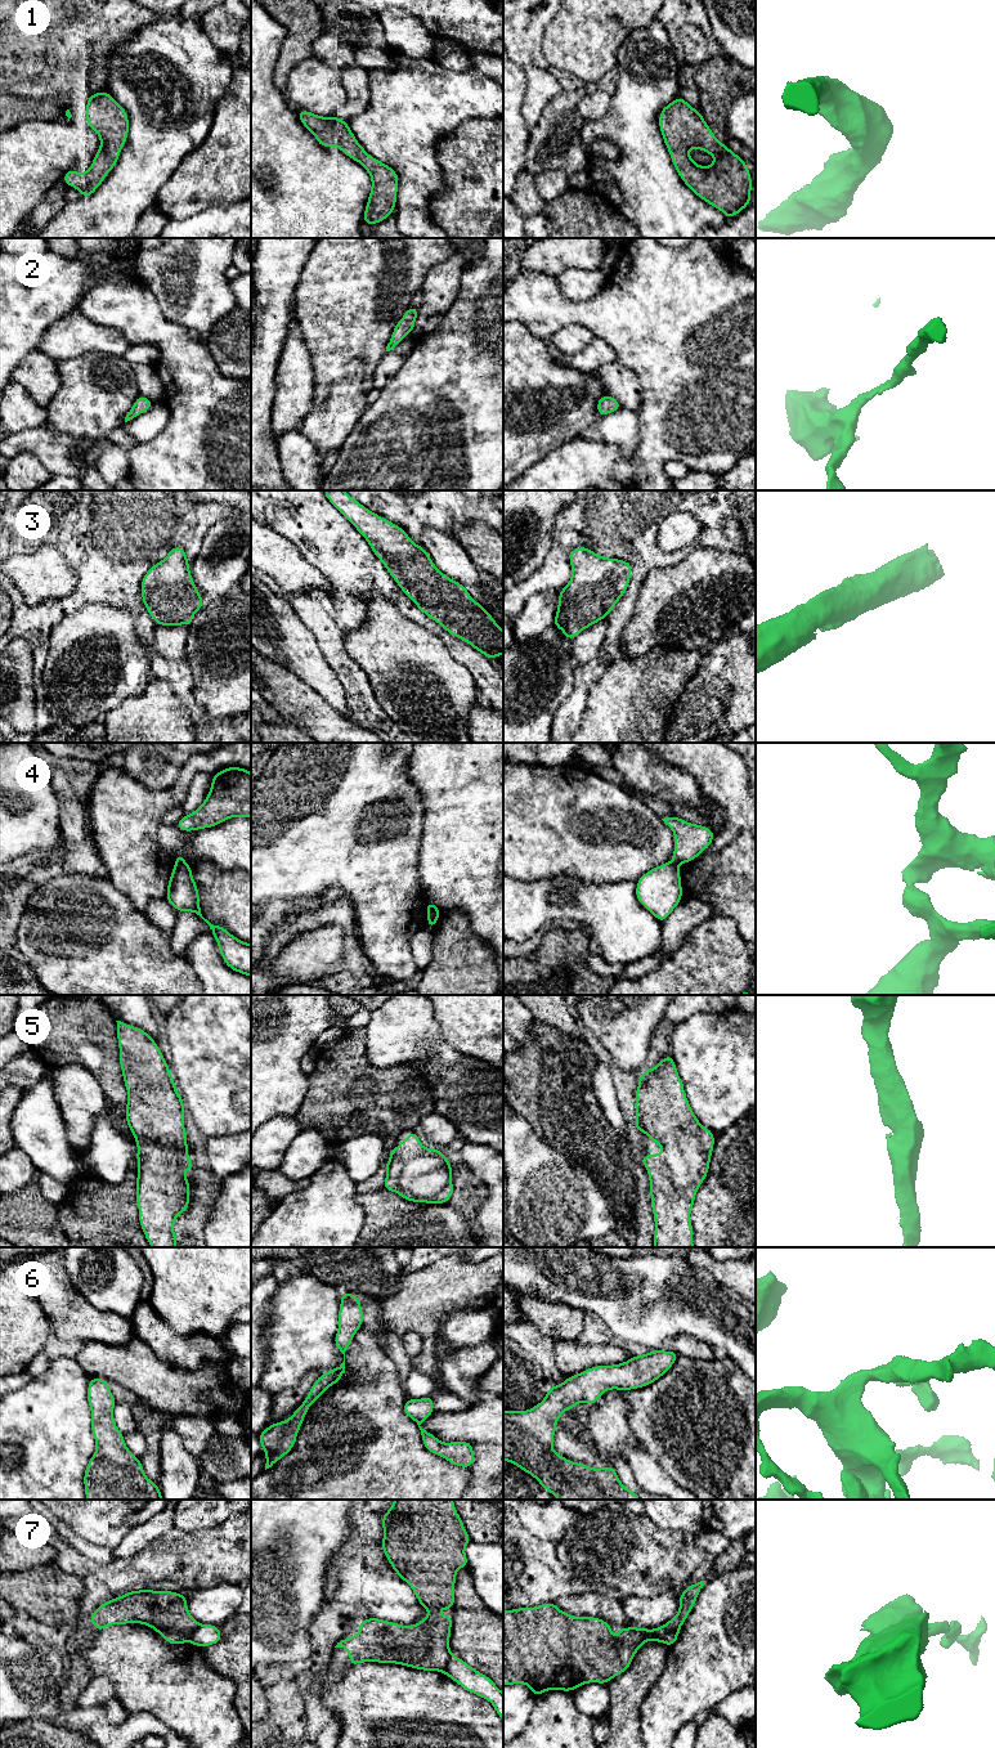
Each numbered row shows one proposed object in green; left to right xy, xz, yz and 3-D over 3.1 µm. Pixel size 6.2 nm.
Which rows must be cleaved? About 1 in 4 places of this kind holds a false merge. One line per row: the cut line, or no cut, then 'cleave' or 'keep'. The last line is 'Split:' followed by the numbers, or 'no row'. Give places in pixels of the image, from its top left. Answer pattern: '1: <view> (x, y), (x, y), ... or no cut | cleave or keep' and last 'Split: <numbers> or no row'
1: no cut | keep
2: no cut | keep
3: no cut | keep
4: xz (427, 913), (439, 914) | cleave
5: no cut | keep
6: no cut | keep
7: yz (678, 1628), (669, 1630), (663, 1641) | cleave
Split: 4, 7

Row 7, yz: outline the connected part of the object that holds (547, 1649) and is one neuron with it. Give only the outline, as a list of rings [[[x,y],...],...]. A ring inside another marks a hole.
[[[705,1581],[687,1585],[683,1594],[678,1596],[680,1609],[677,1614],[659,1628],[647,1630],[638,1627],[619,1627],[619,1639],[615,1639],[610,1623],[596,1617],[573,1617],[560,1610],[553,1603],[546,1603],[535,1608],[517,1608],[503,1612],[503,1686],[525,1684],[538,1698],[546,1690],[563,1690],[569,1693],[581,1685],[599,1682],[606,1685],[609,1680],[627,1671],[633,1655],[645,1641],[664,1642],[667,1632],[680,1630],[690,1614]]]

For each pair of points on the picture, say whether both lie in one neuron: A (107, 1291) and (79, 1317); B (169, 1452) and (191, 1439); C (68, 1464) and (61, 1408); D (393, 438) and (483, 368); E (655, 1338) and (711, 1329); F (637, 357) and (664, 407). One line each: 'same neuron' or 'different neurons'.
A: different neurons
B: different neurons
C: same neuron
D: same neuron
E: same neuron
F: same neuron

